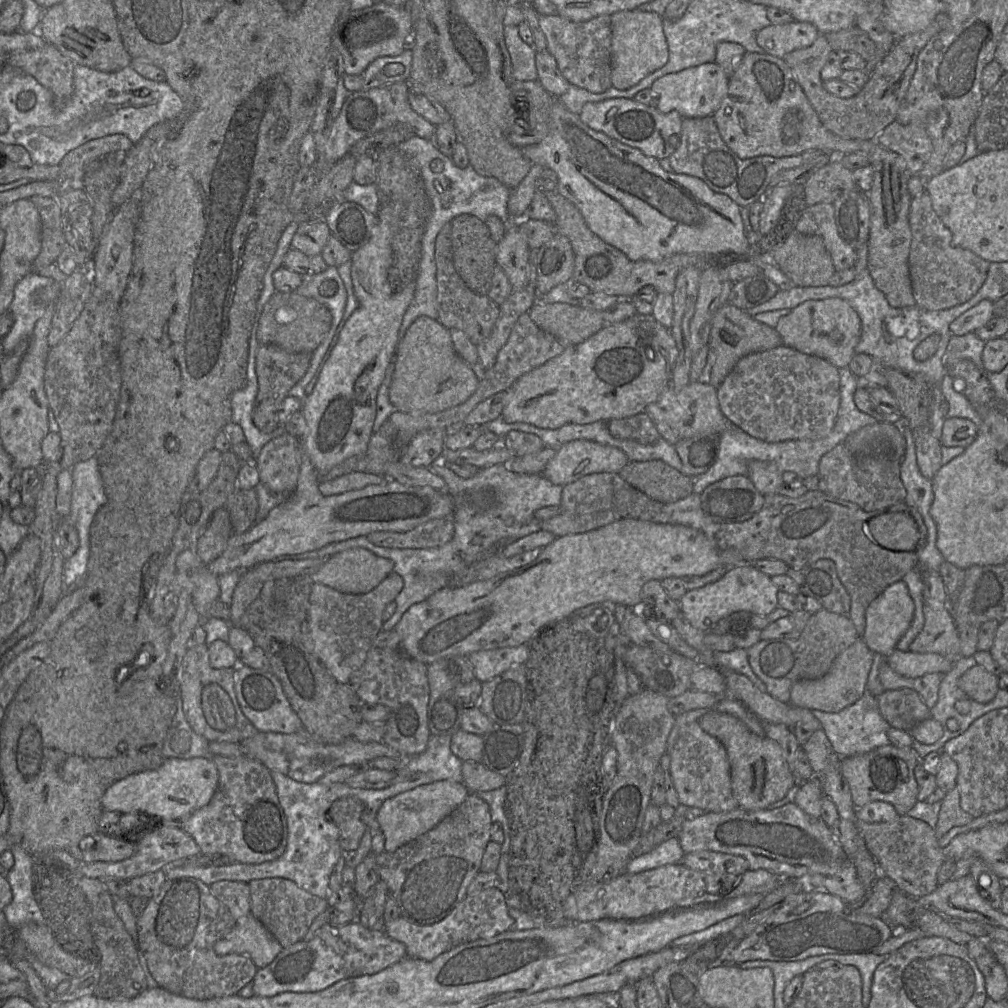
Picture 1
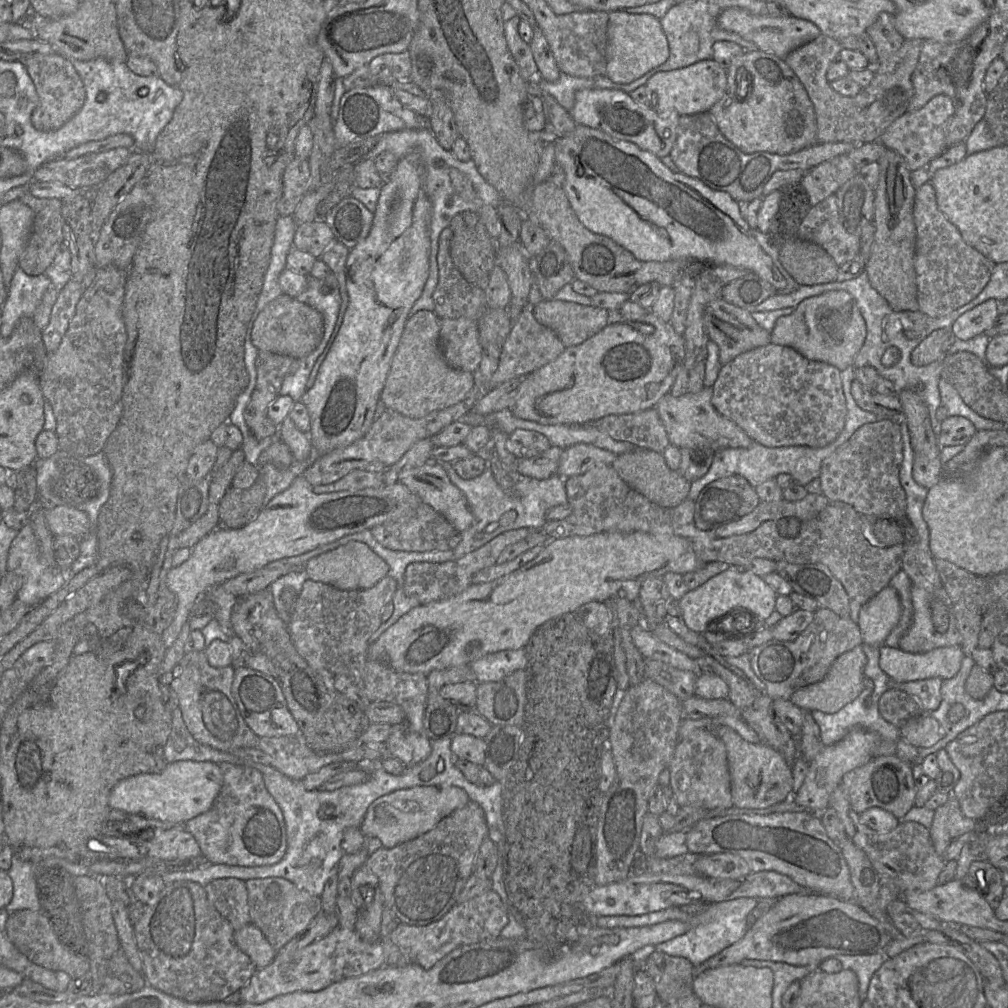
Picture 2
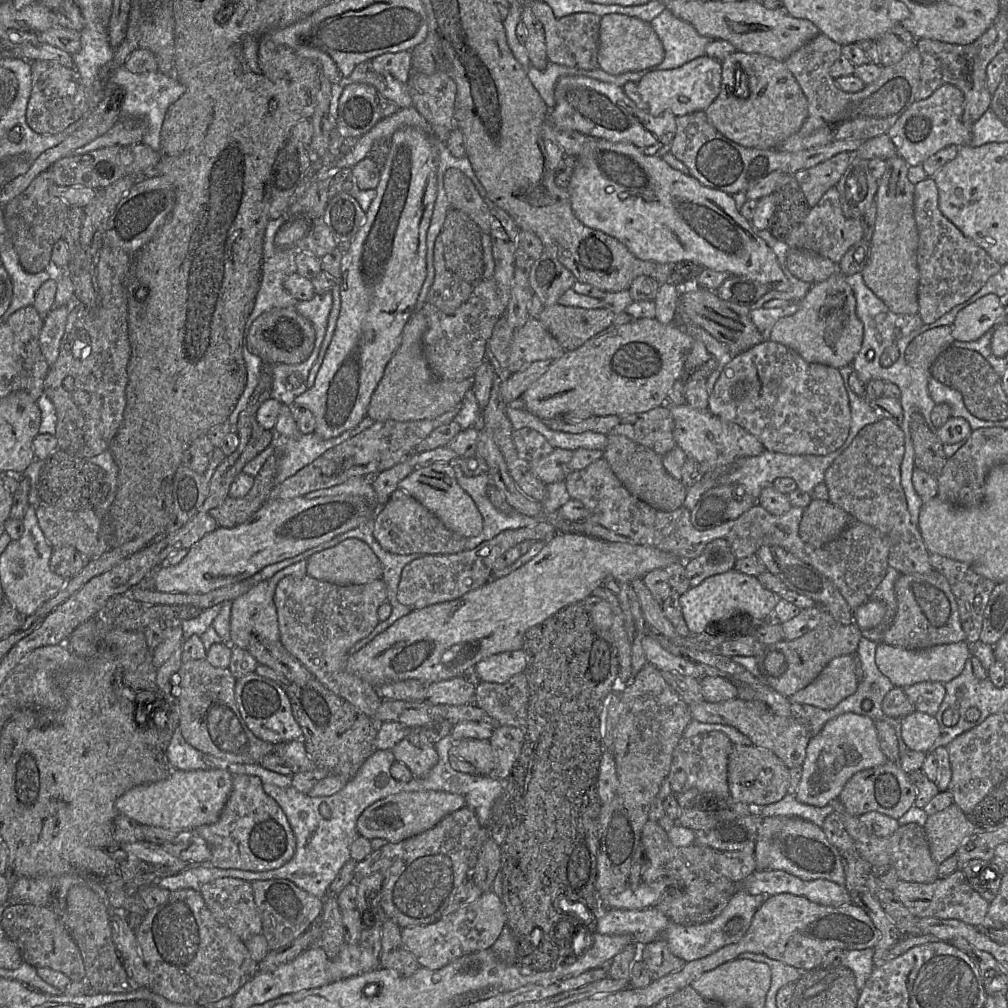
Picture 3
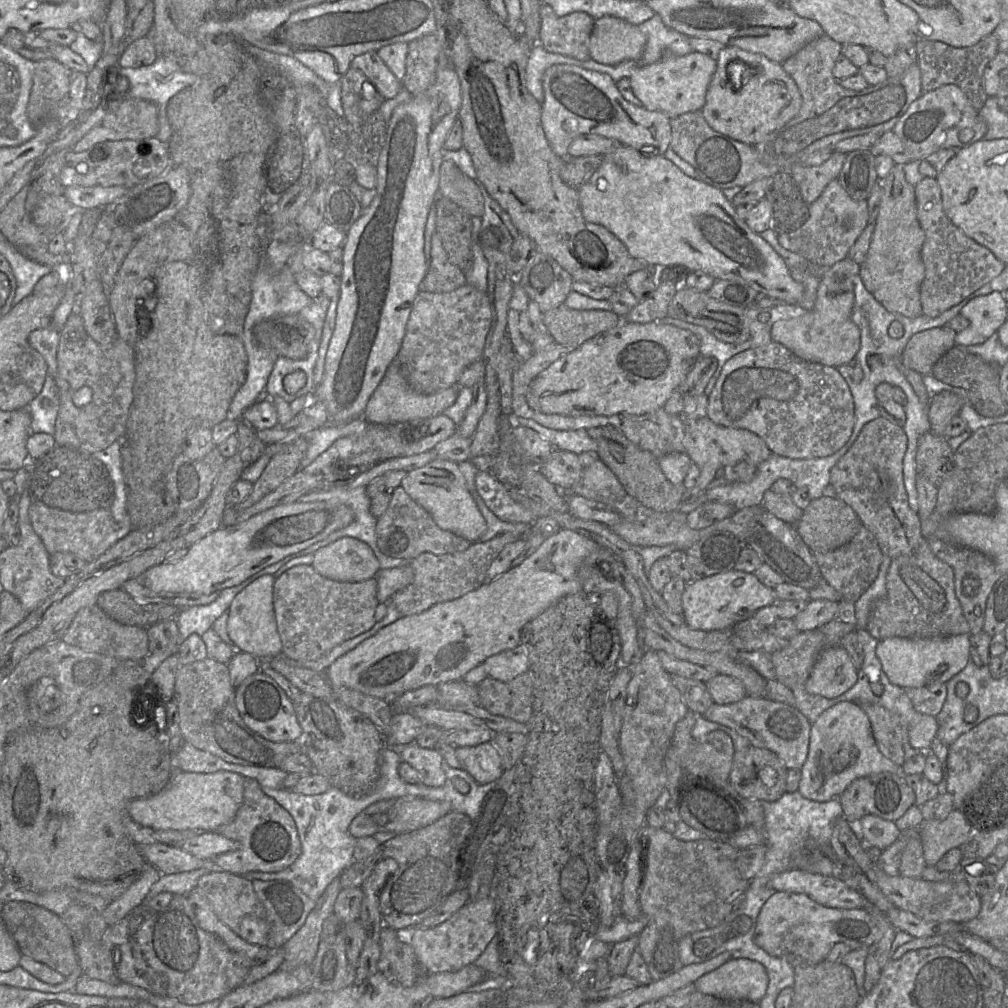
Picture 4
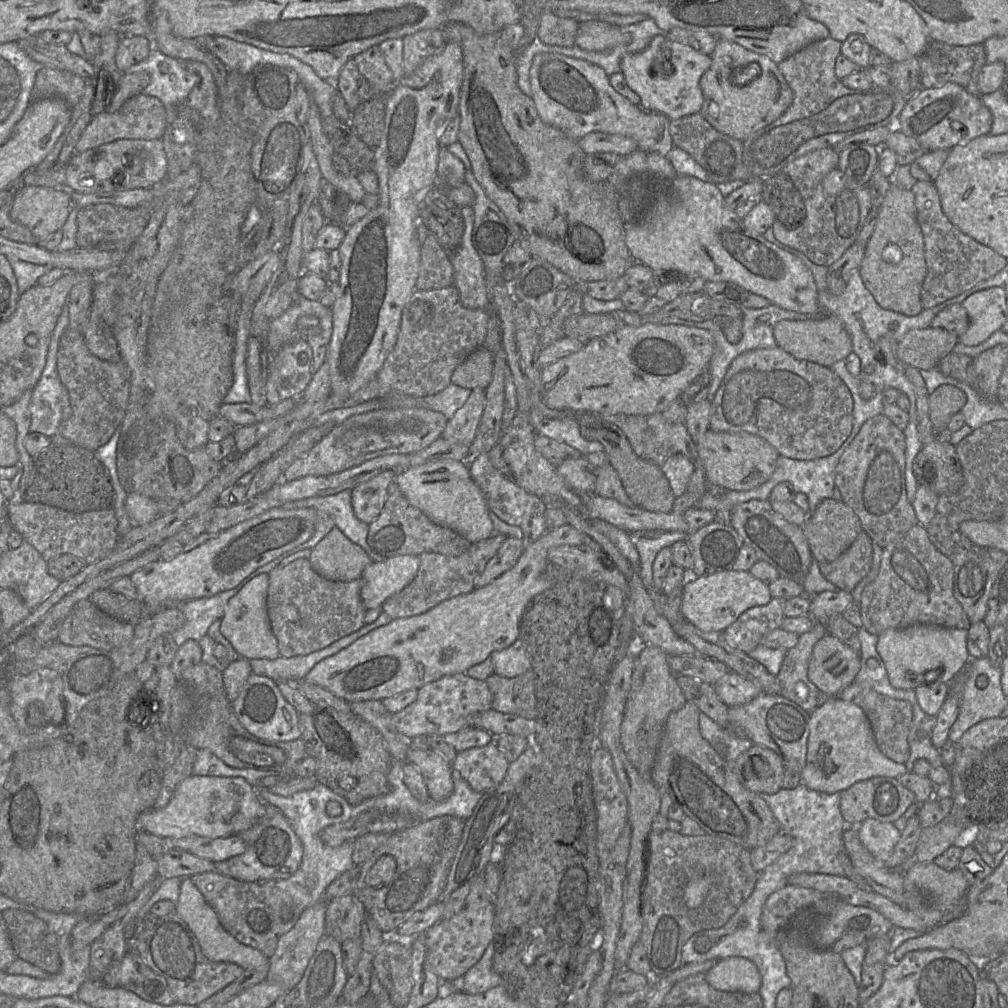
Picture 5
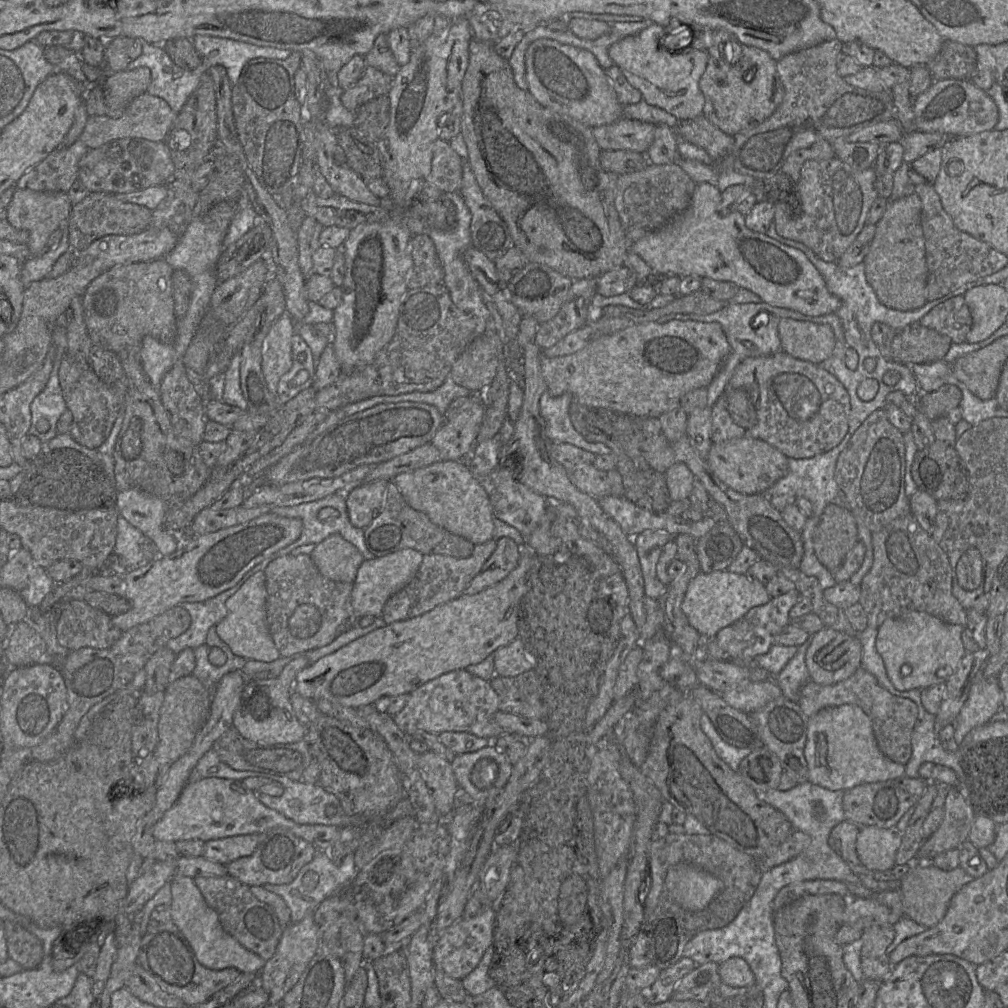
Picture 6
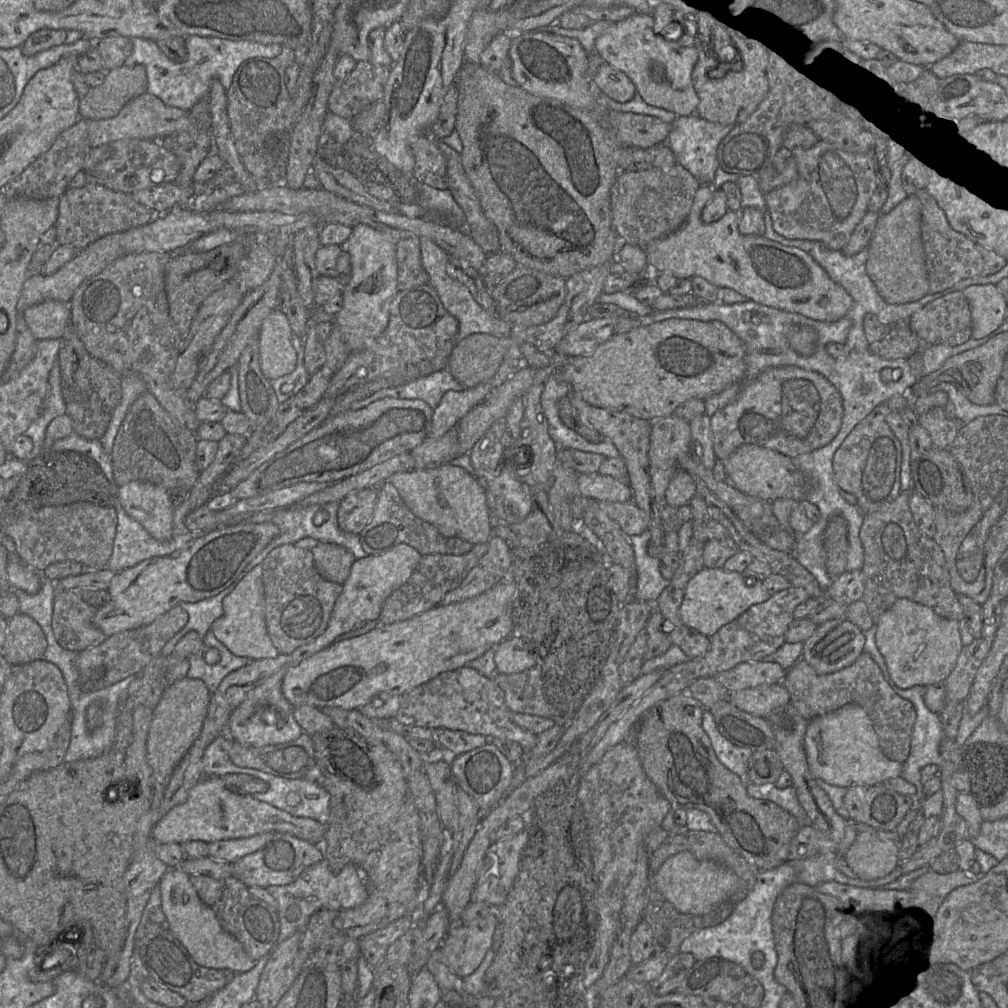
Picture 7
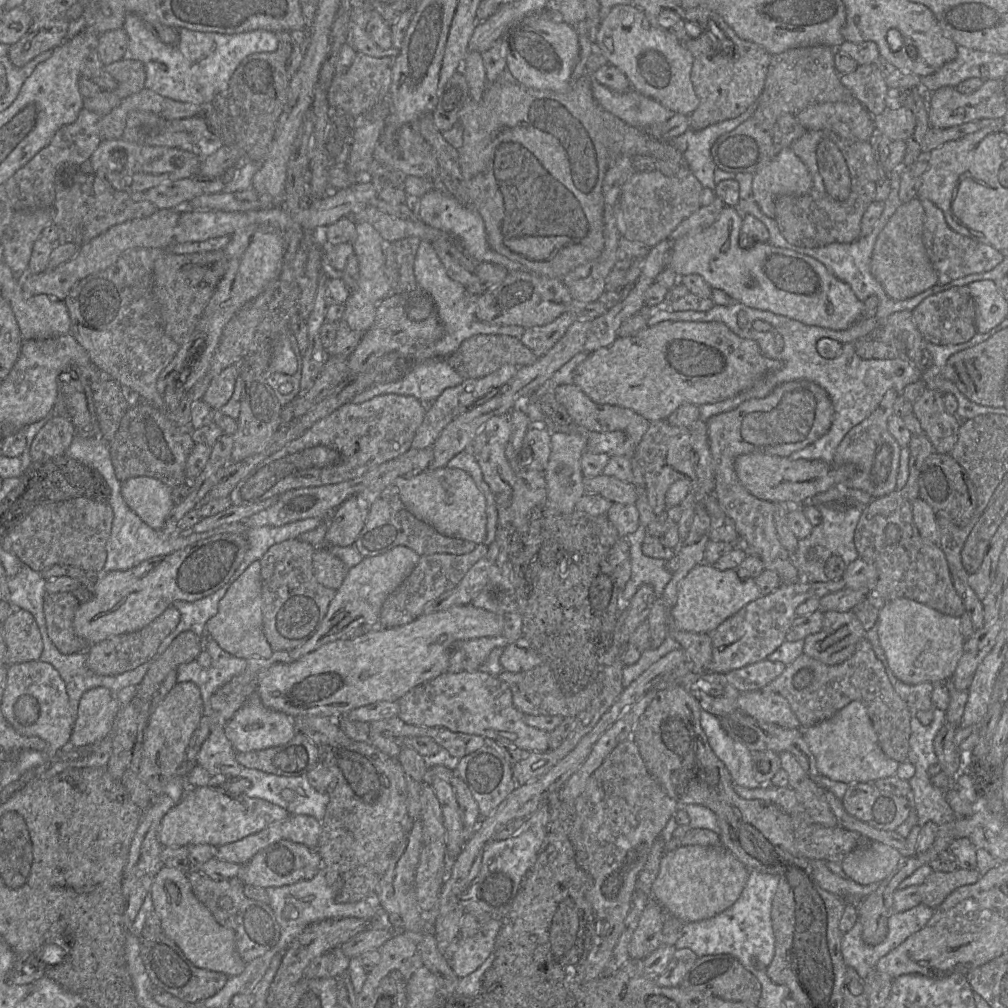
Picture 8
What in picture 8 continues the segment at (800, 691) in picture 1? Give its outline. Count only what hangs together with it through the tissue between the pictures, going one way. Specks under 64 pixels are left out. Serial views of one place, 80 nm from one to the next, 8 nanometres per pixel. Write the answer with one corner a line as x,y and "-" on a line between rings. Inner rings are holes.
852,611
824,614
822,629
804,639
804,654
827,665
848,659
866,631

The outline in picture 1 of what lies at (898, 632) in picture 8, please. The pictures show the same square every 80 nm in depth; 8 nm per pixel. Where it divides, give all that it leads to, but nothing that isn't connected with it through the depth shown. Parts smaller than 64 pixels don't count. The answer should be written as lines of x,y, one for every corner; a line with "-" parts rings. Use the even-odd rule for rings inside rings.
894,650
884,657
887,664
899,675
917,678
929,673
946,674
953,667
953,662
937,653
913,653

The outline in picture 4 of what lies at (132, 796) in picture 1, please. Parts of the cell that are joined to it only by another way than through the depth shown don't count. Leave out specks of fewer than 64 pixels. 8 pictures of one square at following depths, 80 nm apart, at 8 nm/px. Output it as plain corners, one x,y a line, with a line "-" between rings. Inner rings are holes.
174,771
168,785
159,793
132,800
128,813
136,823
154,831
177,830
215,832
231,822
244,797
245,778
229,771
196,773

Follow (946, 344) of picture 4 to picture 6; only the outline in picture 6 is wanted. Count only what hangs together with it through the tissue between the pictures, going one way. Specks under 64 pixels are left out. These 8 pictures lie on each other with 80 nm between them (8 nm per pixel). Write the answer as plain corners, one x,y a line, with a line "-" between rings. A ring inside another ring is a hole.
914,323
896,332
891,344
892,359
908,365
936,362
943,360
951,344
948,336

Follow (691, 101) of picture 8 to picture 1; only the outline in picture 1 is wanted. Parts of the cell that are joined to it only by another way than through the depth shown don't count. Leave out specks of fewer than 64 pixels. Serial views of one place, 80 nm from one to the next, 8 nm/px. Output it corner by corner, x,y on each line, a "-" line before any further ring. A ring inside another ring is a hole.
715,62
670,73
655,80
650,87
653,106
663,114
677,111
682,118
711,116
728,93
729,77

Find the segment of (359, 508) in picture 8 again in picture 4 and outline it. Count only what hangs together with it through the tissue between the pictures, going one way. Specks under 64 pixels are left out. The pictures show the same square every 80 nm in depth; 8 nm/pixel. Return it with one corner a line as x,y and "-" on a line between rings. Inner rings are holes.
403,470
389,471
375,477
366,486
366,493
370,498
370,511
376,518
386,510
392,491
400,486
401,480
407,472

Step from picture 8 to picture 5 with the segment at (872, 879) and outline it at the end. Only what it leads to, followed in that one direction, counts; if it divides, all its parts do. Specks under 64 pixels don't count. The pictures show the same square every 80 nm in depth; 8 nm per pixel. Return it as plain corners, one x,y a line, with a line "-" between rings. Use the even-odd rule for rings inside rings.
868,818
857,828
862,845
876,860
885,863
900,839
901,832
896,829
894,823

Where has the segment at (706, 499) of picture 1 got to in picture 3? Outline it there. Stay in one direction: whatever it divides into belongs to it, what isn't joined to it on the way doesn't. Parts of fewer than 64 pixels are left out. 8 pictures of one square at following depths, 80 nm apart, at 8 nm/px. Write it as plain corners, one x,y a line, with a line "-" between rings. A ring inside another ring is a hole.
717,485
707,490
690,510
697,530
707,530
738,518
757,503
743,485

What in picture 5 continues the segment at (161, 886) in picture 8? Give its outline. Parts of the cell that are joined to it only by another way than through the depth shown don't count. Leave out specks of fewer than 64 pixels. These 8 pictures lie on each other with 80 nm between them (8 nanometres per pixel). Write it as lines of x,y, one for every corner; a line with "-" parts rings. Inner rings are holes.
191,877
183,879
179,900
176,904
177,914
185,921
200,945
202,953
213,962
234,963
244,970
269,967
269,958
259,950
240,943
221,925
219,918
194,884

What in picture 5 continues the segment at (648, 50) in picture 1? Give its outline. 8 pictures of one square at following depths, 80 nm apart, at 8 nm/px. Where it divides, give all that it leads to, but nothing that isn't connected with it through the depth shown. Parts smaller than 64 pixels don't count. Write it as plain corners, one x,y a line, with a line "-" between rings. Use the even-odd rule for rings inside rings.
584,21
580,22
575,44
587,51
603,51
630,42
631,35
629,33
623,33
619,26
603,21

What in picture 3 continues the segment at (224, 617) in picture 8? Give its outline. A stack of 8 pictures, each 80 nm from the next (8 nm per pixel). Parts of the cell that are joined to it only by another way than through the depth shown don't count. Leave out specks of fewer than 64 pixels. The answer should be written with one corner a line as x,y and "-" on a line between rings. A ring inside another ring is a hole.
268,580
256,582
246,593
231,602
230,645
248,650
249,642
253,635
273,642
280,640
274,592
270,592

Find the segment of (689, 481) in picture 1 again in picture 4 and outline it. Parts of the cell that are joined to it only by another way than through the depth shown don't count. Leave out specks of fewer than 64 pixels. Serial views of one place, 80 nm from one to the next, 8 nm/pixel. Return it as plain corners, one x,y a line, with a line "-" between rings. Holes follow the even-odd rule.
612,426
589,428
587,433
598,444
599,459
614,473
631,497
657,512
679,510
685,488
673,485
666,478
659,466
659,459
634,445
621,431

